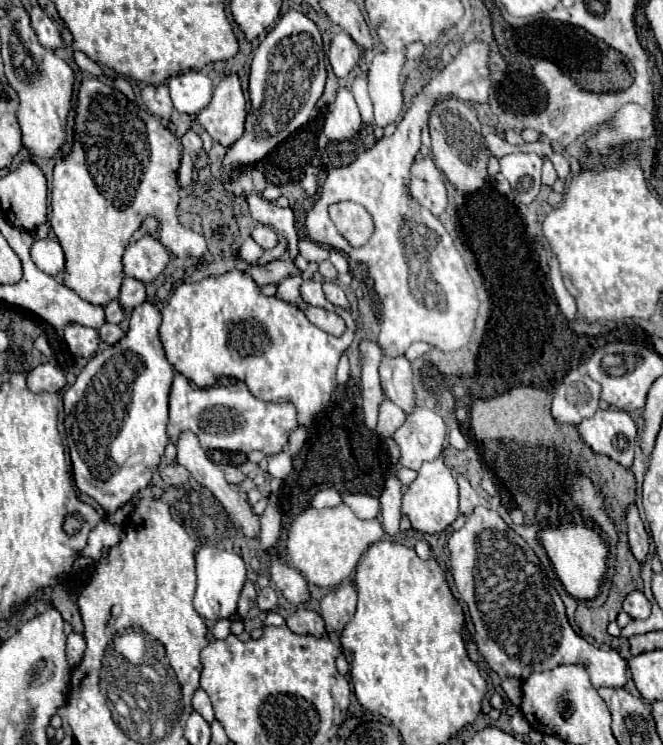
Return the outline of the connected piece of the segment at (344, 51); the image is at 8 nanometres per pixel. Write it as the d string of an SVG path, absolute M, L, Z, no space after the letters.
M344 31L334 35L334 39L330 43L328 61L338 79L346 77L356 67L358 55L360 55L360 51L358 51L356 43L352 43L352 39L348 39L348 35L344 35Z

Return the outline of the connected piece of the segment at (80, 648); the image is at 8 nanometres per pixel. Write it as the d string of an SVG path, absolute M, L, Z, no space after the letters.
M70 633L70 635L66 637L66 659L68 659L68 663L70 663L72 667L80 665L82 657L84 657L84 649L86 649L86 641L84 641L82 635Z

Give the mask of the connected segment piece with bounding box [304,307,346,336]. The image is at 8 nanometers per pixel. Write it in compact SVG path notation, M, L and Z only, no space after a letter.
M304 307L304 311L316 327L320 327L320 329L324 329L324 331L334 336L341 336L344 333L345 323L336 313L325 309L316 309L316 307Z

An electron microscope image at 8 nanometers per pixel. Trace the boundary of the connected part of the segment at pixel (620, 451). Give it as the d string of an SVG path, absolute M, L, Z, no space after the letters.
M598 409L594 417L578 425L578 431L592 451L608 455L624 467L632 467L638 429L626 411Z

